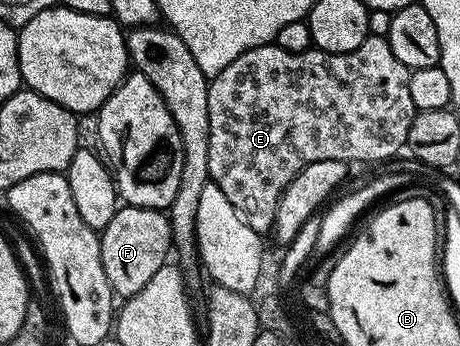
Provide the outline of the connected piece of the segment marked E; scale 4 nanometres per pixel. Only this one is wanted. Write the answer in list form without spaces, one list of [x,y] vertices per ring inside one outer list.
[[[368,36],[364,39],[364,43],[360,43],[360,47],[356,47],[356,51],[347,53],[325,53],[323,49],[313,47],[297,53],[296,51],[284,51],[277,43],[252,47],[248,51],[244,51],[244,55],[232,59],[232,63],[228,63],[228,67],[224,67],[224,71],[220,71],[220,75],[209,78],[208,171],[210,172],[210,181],[216,187],[220,187],[220,191],[224,191],[228,203],[232,203],[232,207],[236,207],[240,219],[244,219],[244,223],[248,223],[248,227],[252,227],[252,231],[256,231],[260,235],[269,234],[274,223],[280,195],[286,190],[288,183],[292,183],[292,179],[296,179],[296,175],[300,171],[304,171],[304,167],[308,167],[308,163],[320,163],[324,159],[336,159],[347,163],[353,163],[353,161],[386,163],[391,158],[397,158],[403,152],[408,139],[408,127],[412,127],[412,119],[416,112],[412,103],[412,94],[408,88],[411,72],[411,69],[404,67],[404,63],[400,63],[400,59],[396,59],[396,55],[392,55],[392,47],[388,47],[385,37]]]

